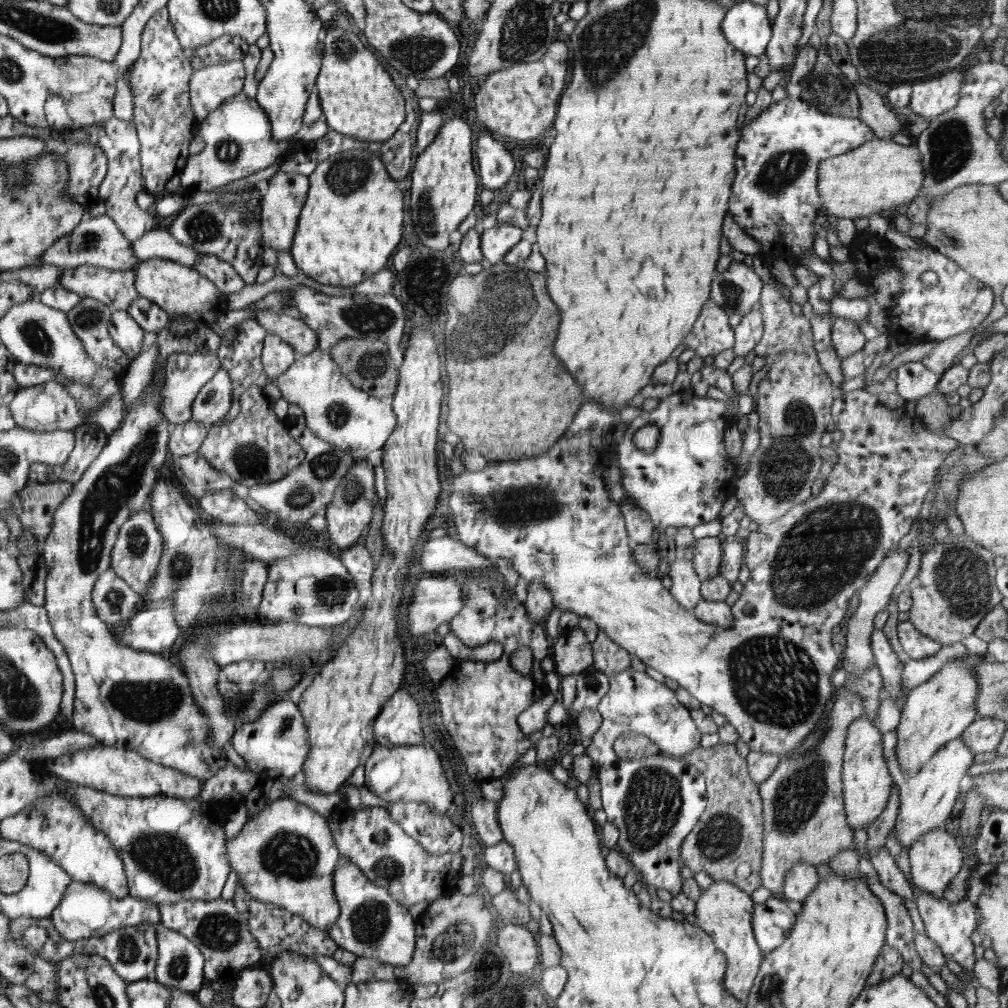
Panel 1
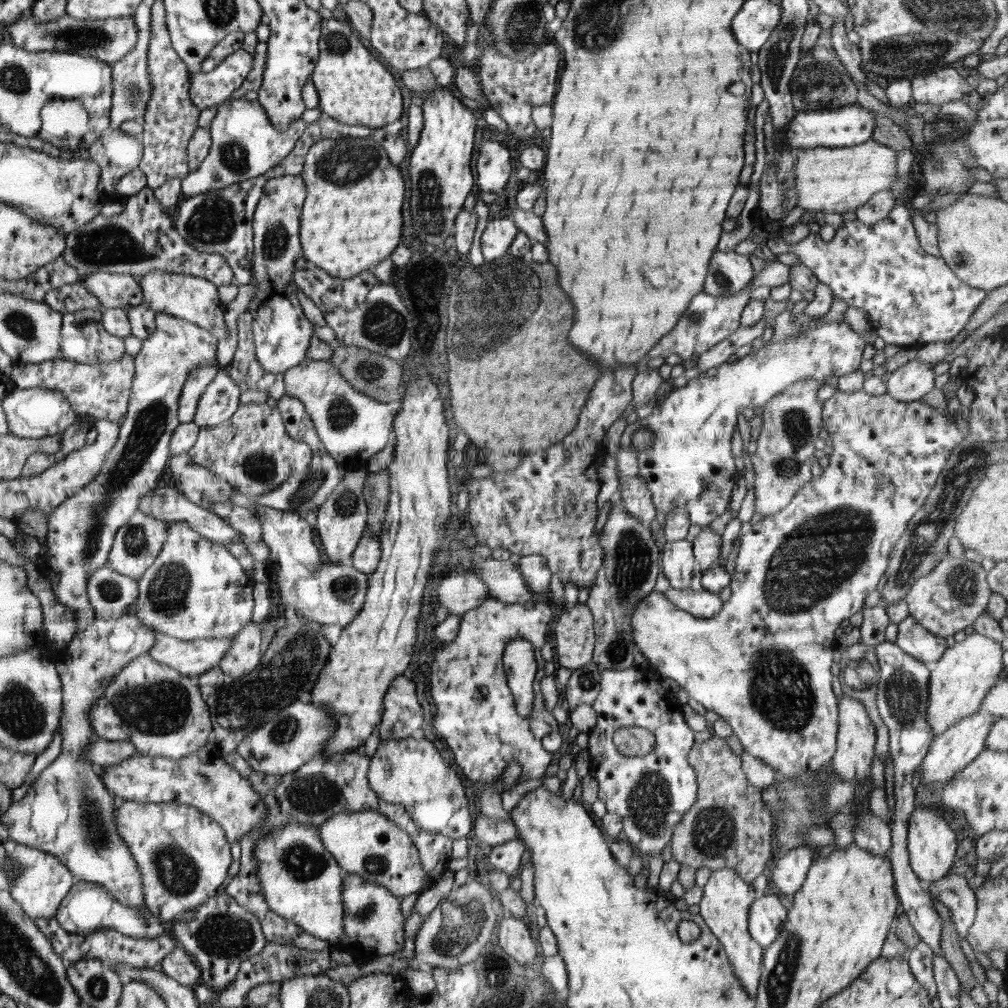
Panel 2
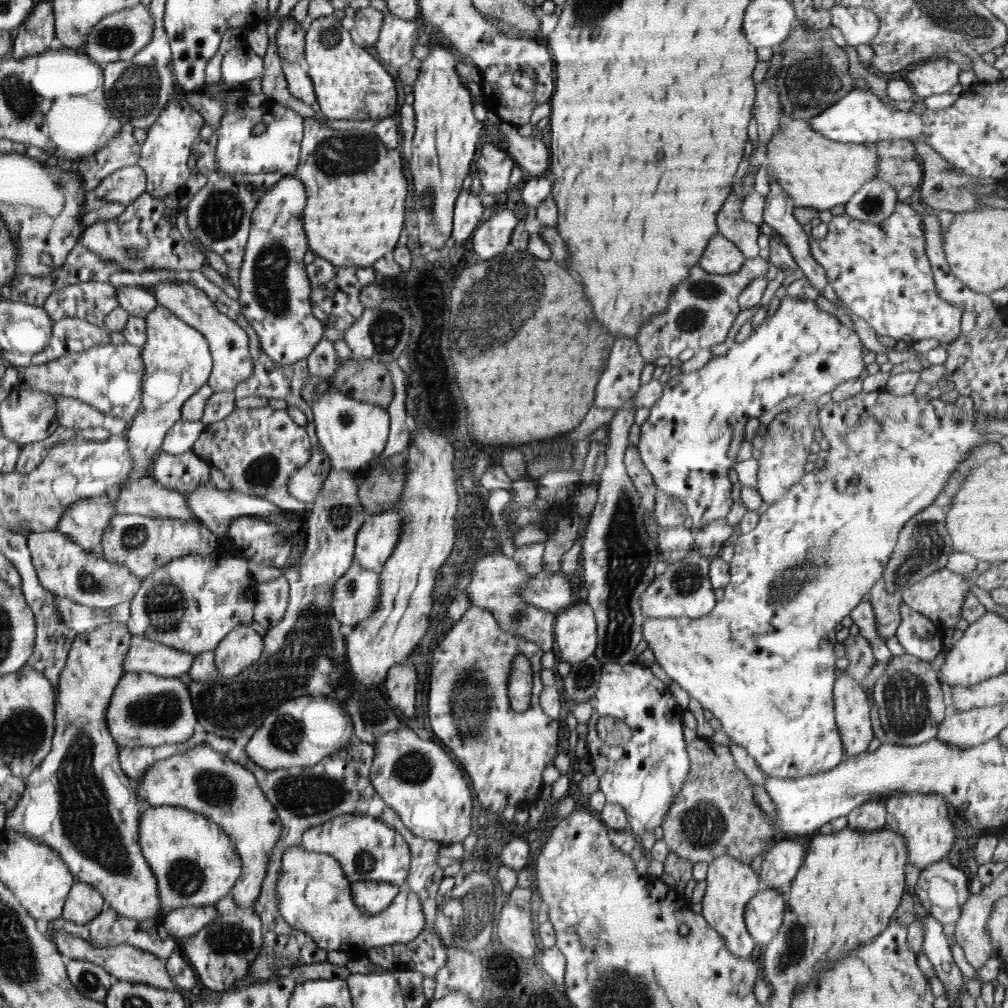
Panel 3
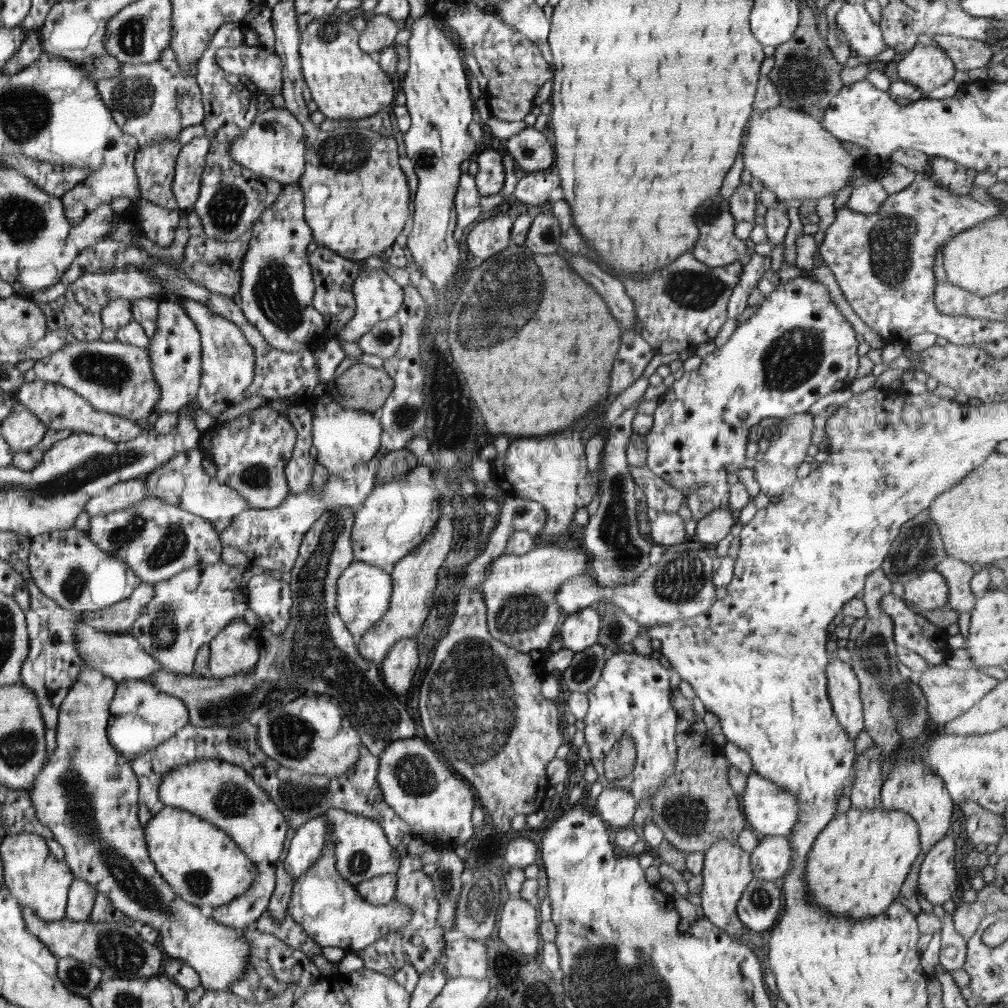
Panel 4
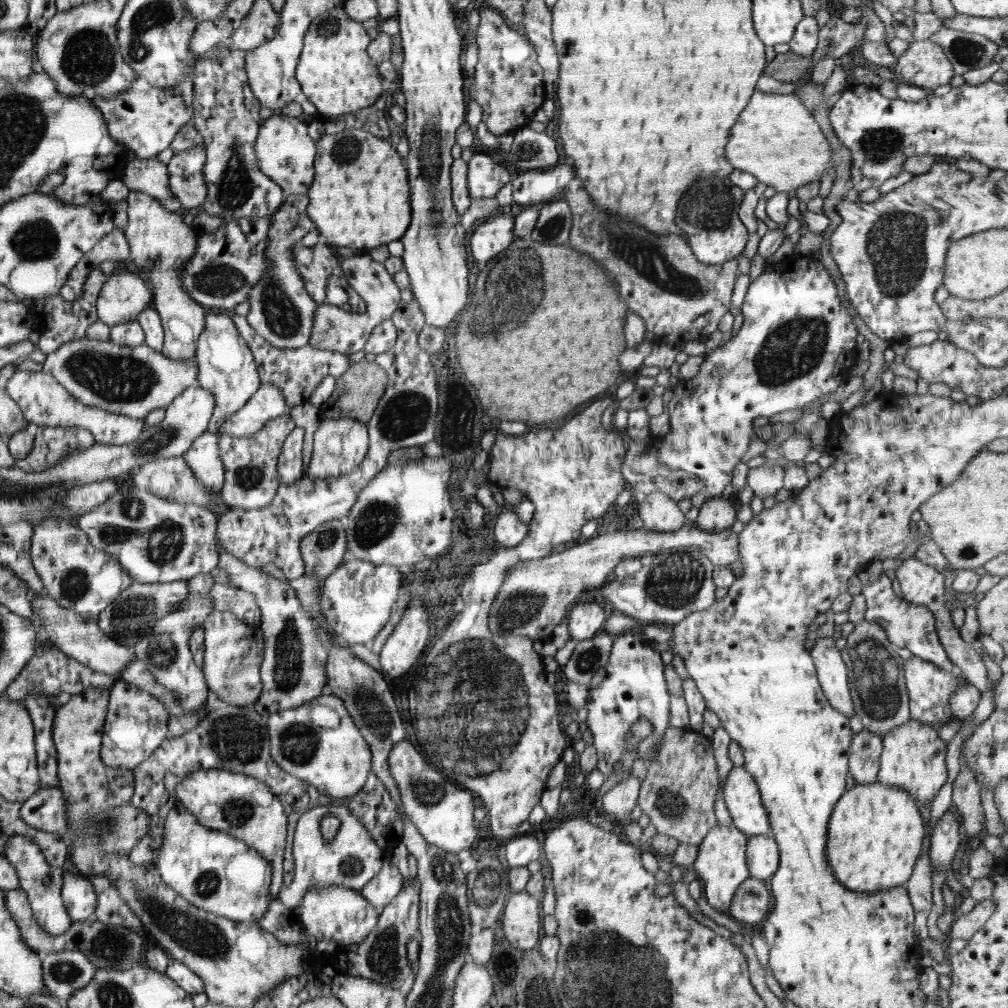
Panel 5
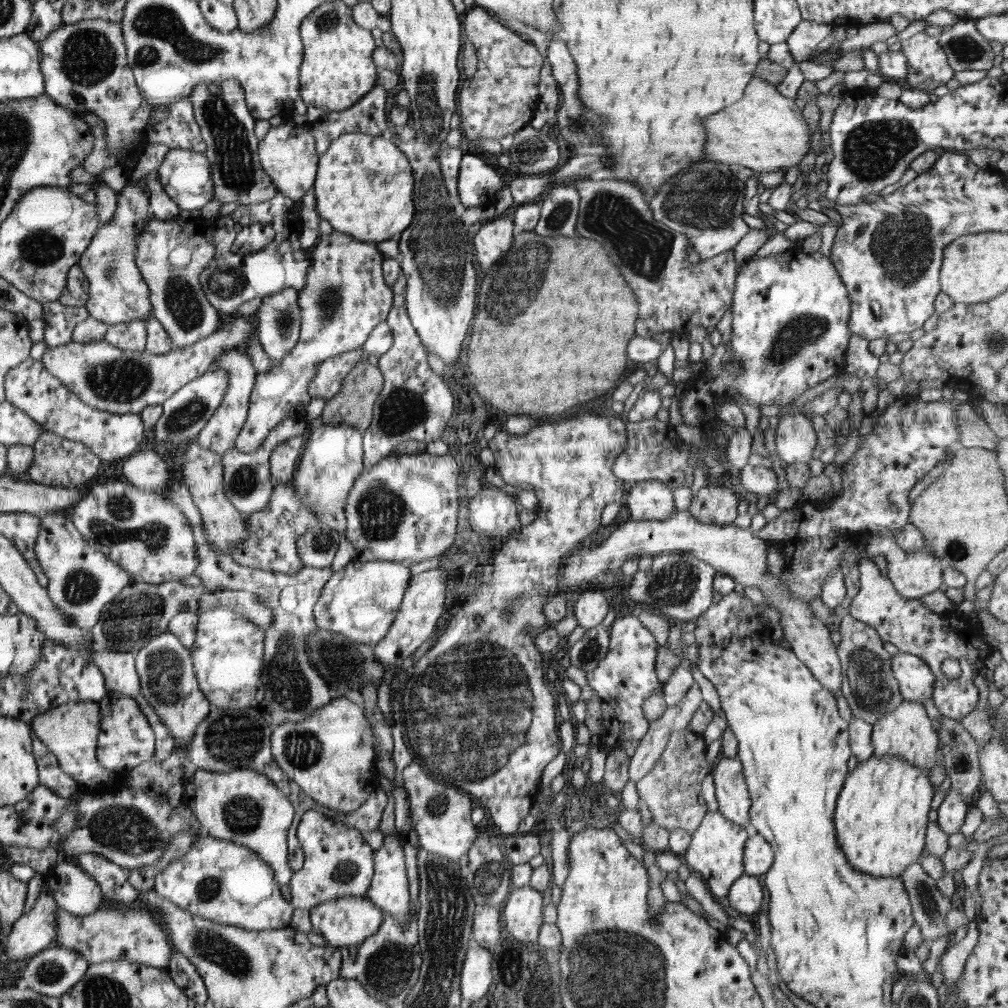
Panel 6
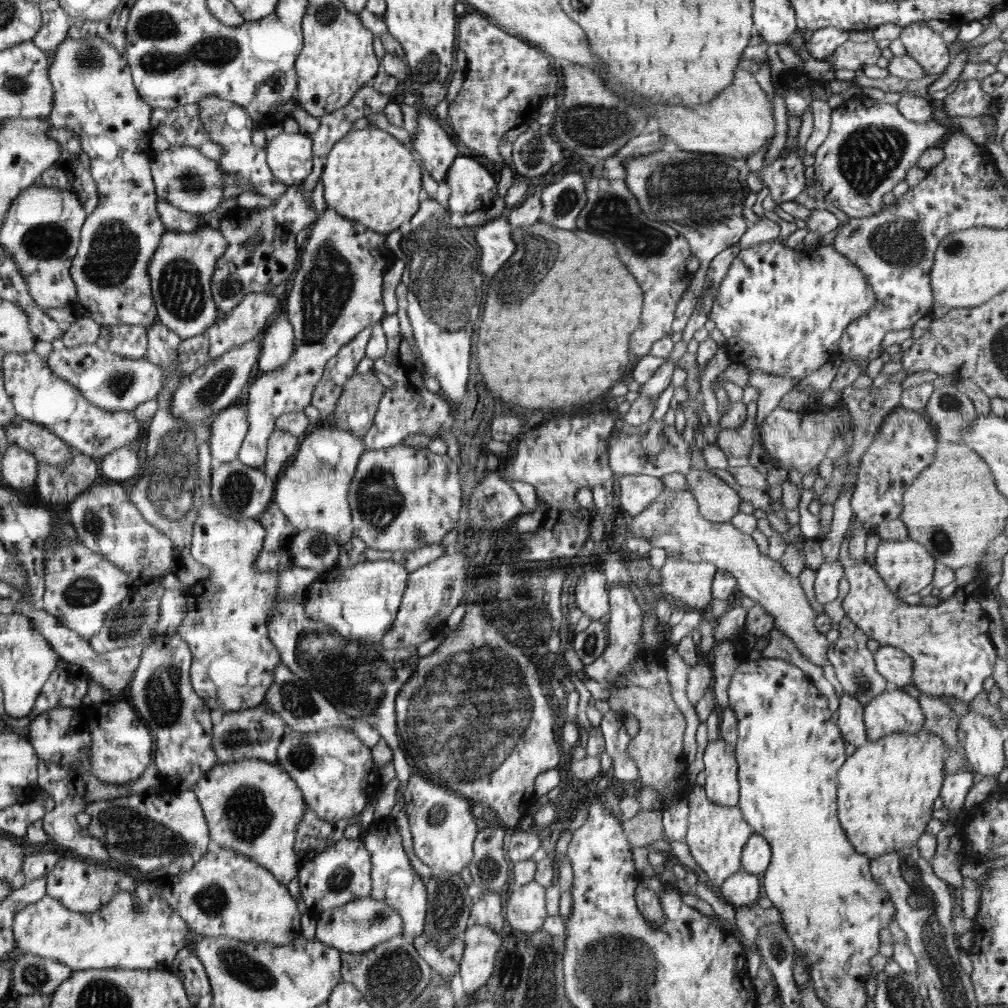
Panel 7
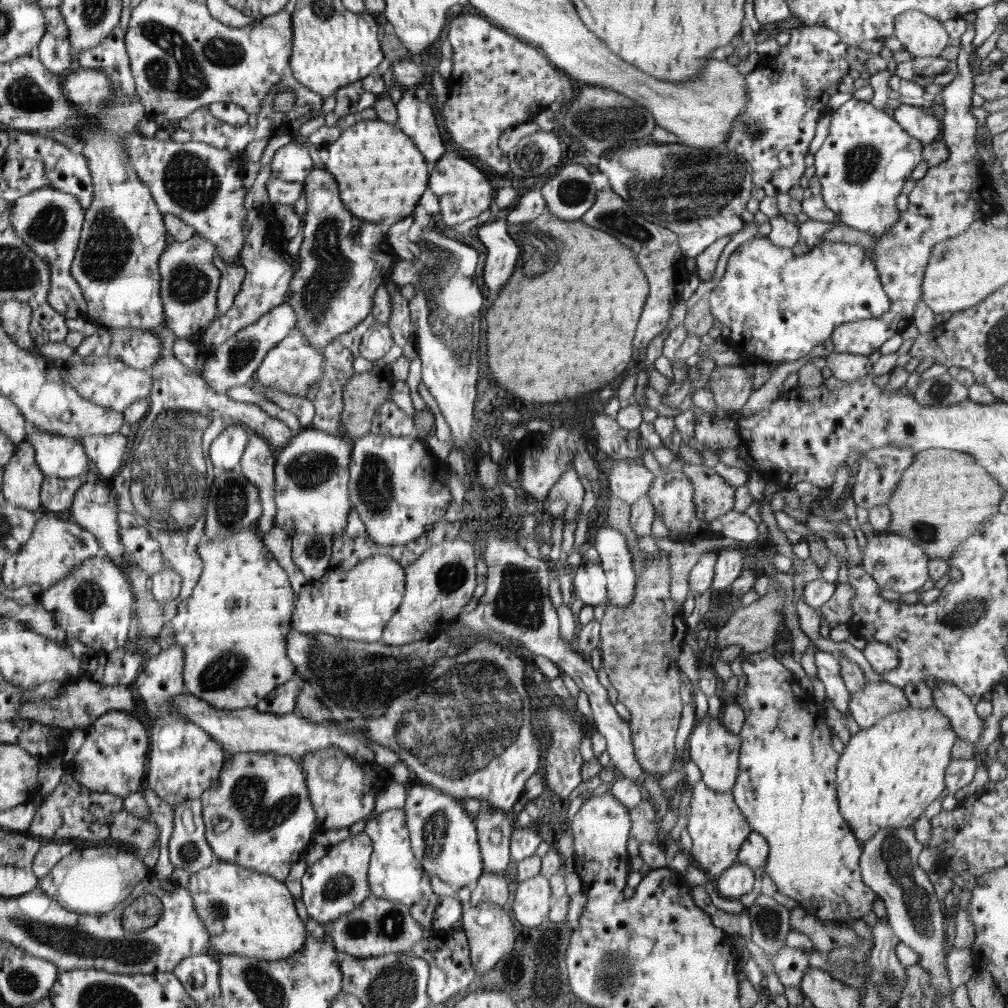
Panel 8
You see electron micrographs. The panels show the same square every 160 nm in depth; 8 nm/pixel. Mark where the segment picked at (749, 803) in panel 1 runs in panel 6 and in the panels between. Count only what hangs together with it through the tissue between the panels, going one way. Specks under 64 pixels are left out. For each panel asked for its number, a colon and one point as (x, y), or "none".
2: (729, 826)
3: (714, 814)
4: (695, 806)
5: (678, 793)
6: (673, 789)

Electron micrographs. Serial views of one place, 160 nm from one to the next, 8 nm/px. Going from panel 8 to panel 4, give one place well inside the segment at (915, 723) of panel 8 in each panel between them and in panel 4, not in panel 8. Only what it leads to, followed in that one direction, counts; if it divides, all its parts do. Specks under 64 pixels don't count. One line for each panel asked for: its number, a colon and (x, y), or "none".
4: (856, 866)
5: (875, 833)
6: (881, 816)
7: (886, 789)

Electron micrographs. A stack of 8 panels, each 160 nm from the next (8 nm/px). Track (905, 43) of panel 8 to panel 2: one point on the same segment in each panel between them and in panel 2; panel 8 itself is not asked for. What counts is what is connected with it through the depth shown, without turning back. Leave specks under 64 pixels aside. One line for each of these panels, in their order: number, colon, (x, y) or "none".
2: (950, 83)
3: (932, 76)
4: (926, 67)
5: (924, 64)
6: (929, 68)
7: (922, 43)

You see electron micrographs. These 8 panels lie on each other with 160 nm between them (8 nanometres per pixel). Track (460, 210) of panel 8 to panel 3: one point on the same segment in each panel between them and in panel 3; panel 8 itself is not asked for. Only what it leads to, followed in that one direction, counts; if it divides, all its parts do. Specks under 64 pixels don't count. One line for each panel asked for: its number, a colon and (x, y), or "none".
3: (494, 165)
4: (490, 178)
5: (485, 178)
6: (476, 179)
7: (471, 186)

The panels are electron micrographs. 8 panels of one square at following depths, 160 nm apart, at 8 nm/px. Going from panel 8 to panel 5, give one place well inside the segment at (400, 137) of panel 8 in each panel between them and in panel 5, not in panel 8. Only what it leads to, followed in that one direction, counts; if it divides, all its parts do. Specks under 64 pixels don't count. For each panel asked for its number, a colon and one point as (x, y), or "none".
5: (360, 199)
6: (363, 188)
7: (371, 178)

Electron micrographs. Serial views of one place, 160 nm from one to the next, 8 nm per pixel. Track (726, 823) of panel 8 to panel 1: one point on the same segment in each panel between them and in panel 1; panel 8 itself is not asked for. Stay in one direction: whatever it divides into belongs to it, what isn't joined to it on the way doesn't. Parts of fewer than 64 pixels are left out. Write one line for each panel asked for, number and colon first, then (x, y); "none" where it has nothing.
1: (724, 910)
2: (727, 897)
3: (729, 884)
4: (726, 871)
5: (721, 864)
6: (715, 853)
7: (716, 835)

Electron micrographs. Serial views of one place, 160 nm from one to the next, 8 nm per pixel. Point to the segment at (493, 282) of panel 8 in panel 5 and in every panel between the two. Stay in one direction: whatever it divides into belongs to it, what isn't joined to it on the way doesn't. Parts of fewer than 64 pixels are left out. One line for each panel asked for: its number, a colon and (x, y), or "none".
5: (493, 236)
6: (495, 237)
7: (494, 238)

